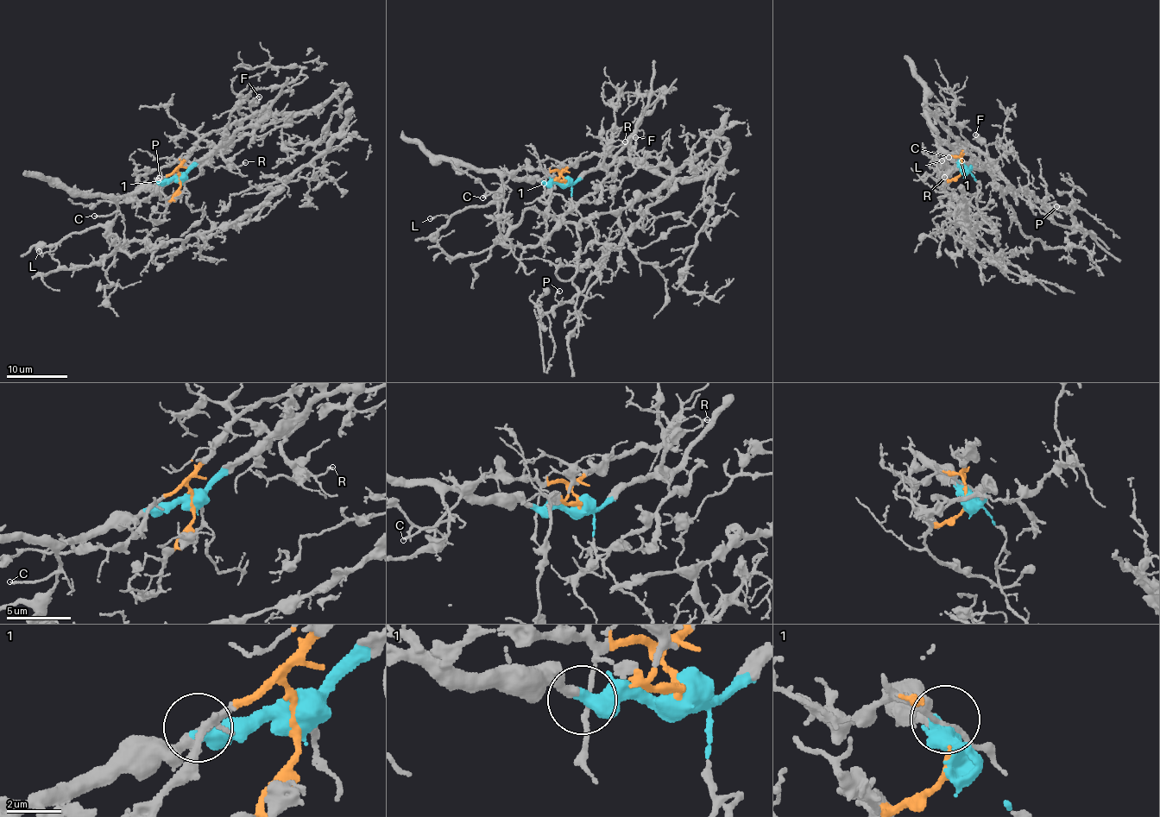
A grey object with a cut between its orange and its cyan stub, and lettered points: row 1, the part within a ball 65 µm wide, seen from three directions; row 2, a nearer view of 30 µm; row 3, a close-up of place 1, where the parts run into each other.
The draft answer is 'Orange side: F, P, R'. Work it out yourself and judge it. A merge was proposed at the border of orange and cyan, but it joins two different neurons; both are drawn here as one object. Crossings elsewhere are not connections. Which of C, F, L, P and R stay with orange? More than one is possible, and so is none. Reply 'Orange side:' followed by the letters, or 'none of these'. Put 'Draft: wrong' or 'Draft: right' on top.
Draft: right
Orange side: F, P, R

